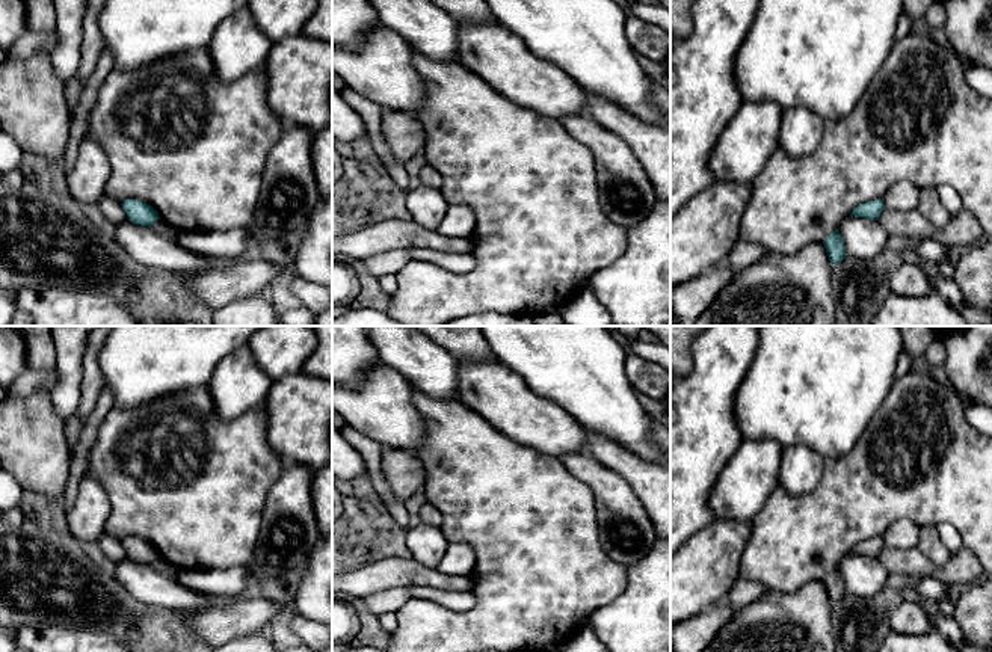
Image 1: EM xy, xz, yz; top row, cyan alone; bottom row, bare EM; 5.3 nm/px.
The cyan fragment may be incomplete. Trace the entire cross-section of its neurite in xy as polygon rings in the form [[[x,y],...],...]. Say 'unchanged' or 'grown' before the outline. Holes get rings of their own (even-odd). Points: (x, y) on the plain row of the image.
unchanged; [[[125,537],[121,543],[127,551],[128,558],[136,563],[151,566],[160,557],[151,543],[139,537]]]

